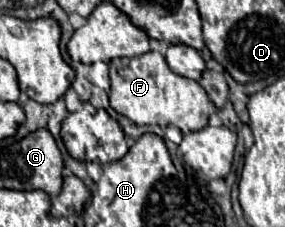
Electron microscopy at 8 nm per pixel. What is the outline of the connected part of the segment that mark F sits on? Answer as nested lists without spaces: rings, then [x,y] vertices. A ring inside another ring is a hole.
[[[148,51],[144,55],[138,55],[138,57],[132,57],[132,59],[112,59],[110,61],[110,106],[119,117],[115,119],[118,121],[120,117],[126,117],[128,121],[136,123],[138,125],[138,131],[142,133],[154,133],[159,137],[162,137],[167,145],[169,153],[171,155],[174,165],[178,170],[178,178],[183,180],[186,178],[185,170],[179,159],[178,145],[170,140],[170,126],[175,126],[182,131],[182,133],[192,133],[192,131],[200,131],[208,125],[208,117],[212,113],[216,112],[214,103],[208,99],[206,91],[192,79],[182,79],[180,75],[174,75],[174,71],[170,71],[164,55],[156,53],[156,51]]]

